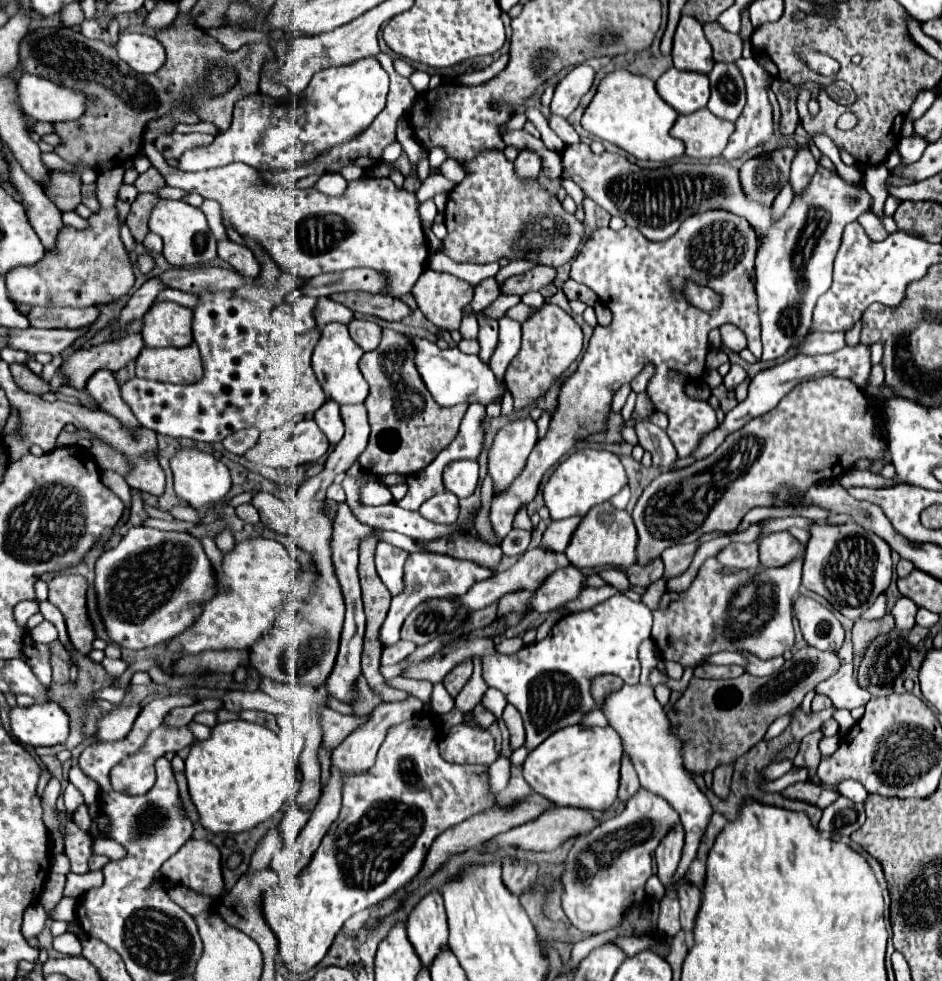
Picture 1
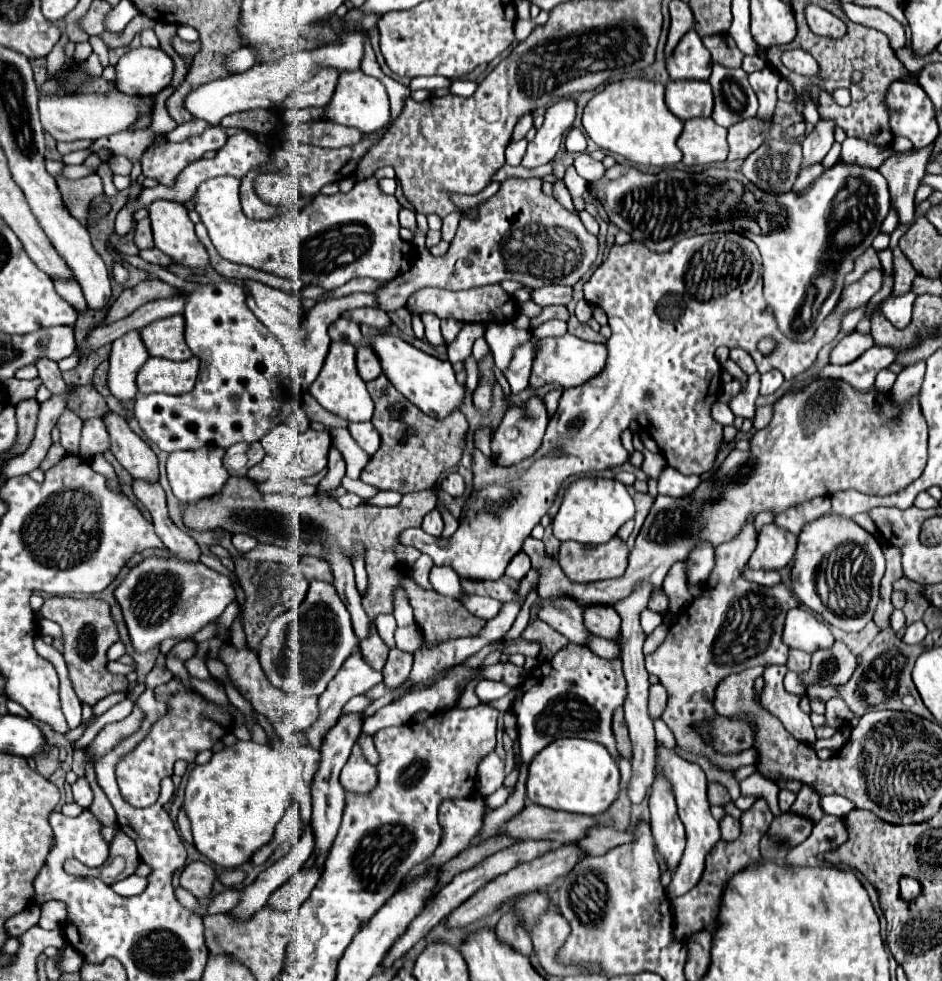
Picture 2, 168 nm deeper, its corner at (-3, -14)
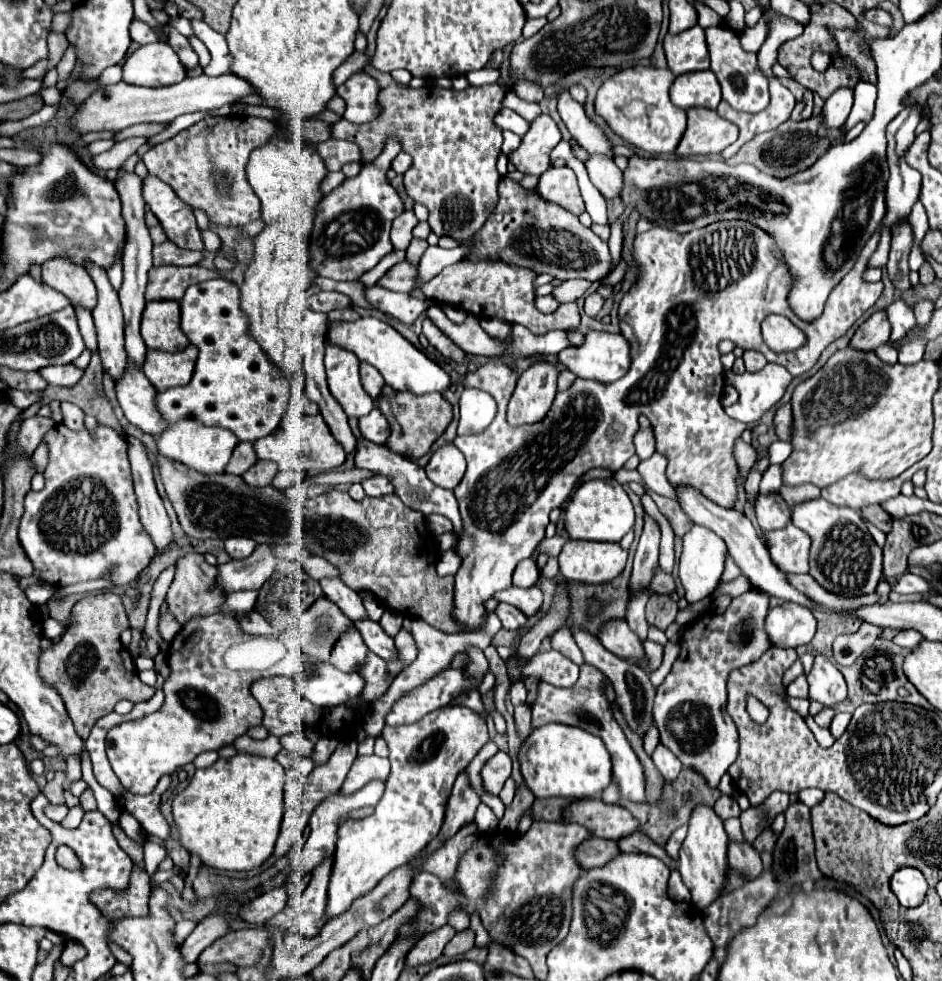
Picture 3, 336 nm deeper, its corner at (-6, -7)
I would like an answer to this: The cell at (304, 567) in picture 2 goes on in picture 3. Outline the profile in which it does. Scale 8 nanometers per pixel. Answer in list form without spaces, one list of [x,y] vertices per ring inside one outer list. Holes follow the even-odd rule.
[[[324,577],[324,579],[320,579],[320,585],[324,587],[324,595],[330,597],[352,621],[358,621],[358,619],[368,617],[366,611],[364,611],[362,599],[358,597],[358,593],[352,591],[350,587],[346,587],[340,579]]]

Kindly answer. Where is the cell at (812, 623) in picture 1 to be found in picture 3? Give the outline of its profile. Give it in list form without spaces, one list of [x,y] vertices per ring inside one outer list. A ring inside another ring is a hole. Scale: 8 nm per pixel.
[[[782,603],[770,609],[766,617],[766,633],[778,647],[798,647],[812,641],[818,621],[812,611],[798,603]]]

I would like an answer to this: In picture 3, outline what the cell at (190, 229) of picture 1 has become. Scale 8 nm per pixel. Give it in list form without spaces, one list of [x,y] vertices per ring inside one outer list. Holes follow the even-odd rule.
[[[148,175],[144,179],[144,201],[148,203],[150,211],[158,217],[166,237],[172,243],[176,243],[182,249],[204,249],[192,207],[180,201],[170,185],[160,181],[158,177]]]

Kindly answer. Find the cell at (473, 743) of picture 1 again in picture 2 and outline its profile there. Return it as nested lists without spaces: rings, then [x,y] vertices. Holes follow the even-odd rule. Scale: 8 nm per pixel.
[[[493,752],[489,754],[477,768],[477,790],[481,790],[483,796],[493,794],[497,788],[501,788],[505,778],[505,764],[503,760]]]

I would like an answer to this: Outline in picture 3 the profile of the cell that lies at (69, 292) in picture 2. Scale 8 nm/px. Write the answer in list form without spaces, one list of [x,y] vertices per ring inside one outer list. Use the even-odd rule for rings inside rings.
[[[76,307],[76,317],[80,325],[80,333],[84,337],[86,349],[94,351],[96,349],[96,329],[94,329],[94,319],[86,307]]]

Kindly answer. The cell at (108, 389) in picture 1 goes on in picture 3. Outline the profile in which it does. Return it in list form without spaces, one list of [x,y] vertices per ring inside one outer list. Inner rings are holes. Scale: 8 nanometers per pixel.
[[[128,435],[128,459],[132,465],[132,477],[134,477],[134,491],[140,503],[140,519],[146,531],[150,533],[156,549],[166,549],[172,541],[170,531],[170,519],[166,515],[166,509],[162,505],[162,499],[158,495],[154,473],[152,473],[152,461],[148,459],[146,447],[140,439]]]

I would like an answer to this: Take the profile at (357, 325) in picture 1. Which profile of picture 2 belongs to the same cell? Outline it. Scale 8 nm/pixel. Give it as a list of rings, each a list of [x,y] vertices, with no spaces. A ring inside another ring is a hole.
[[[369,346],[357,348],[357,370],[365,382],[371,382],[381,374],[381,364],[377,362],[377,356],[373,354],[373,350],[369,350]]]

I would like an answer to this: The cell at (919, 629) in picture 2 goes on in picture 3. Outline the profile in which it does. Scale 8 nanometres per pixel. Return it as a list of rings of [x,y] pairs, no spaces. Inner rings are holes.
[[[900,631],[896,637],[894,637],[894,643],[900,645],[900,647],[908,647],[908,649],[916,649],[916,645],[920,645],[922,641],[922,635],[916,633],[916,631]]]

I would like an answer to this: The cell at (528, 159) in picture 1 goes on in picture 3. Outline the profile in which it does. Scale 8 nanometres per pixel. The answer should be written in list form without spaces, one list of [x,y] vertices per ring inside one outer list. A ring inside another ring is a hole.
[[[550,115],[532,121],[520,147],[508,157],[518,171],[526,175],[542,175],[550,167],[550,151],[562,141],[562,133]]]

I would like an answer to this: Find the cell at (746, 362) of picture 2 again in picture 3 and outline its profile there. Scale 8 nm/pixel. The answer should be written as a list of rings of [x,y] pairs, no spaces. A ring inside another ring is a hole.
[[[744,351],[744,355],[742,355],[742,359],[744,359],[744,365],[746,365],[746,371],[760,371],[768,361],[764,359],[764,355],[762,353],[758,353],[758,351]]]

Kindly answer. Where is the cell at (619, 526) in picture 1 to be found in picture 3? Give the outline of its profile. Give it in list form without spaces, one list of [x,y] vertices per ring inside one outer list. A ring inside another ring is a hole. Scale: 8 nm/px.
[[[568,541],[560,555],[560,573],[578,583],[606,583],[618,577],[626,565],[628,551],[618,543]]]

